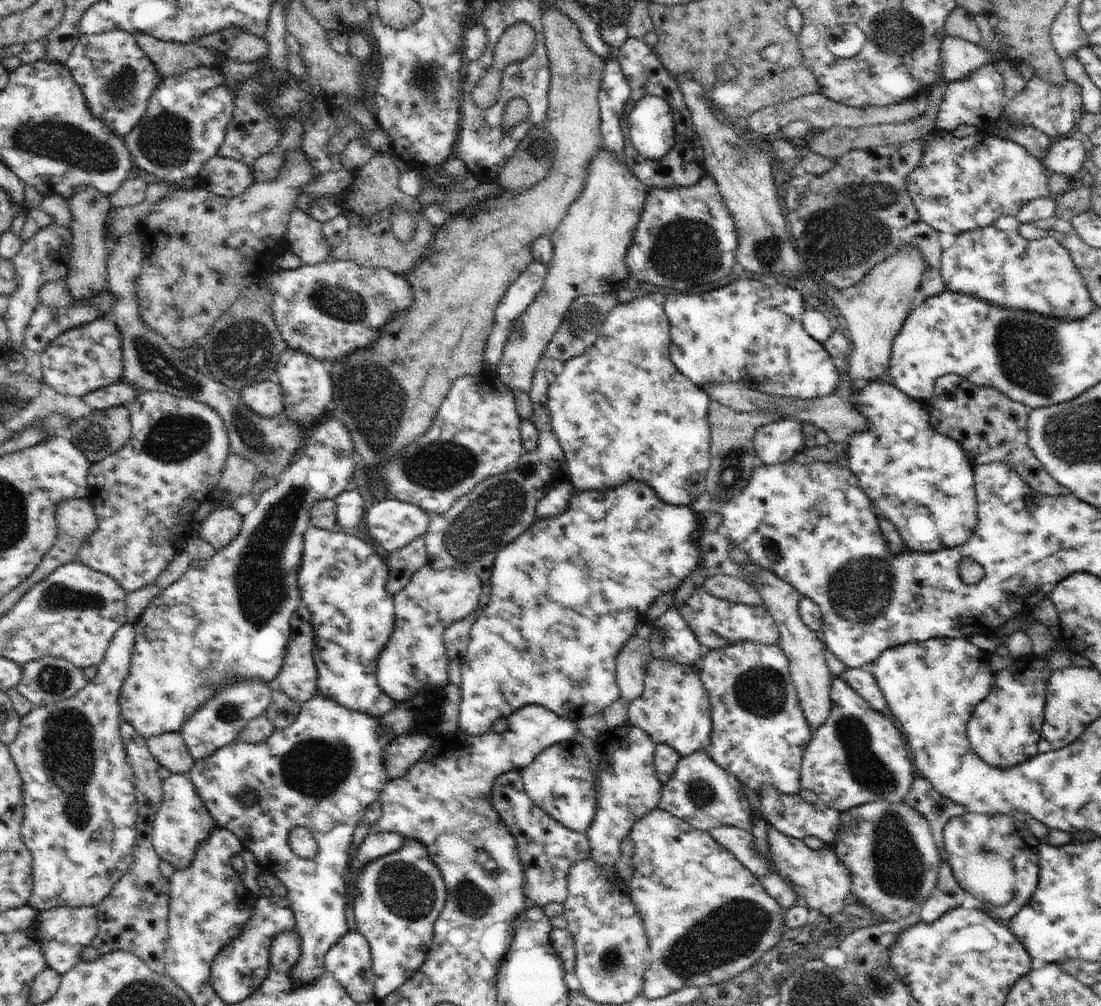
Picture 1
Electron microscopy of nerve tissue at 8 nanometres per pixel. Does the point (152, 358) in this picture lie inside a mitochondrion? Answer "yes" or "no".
yes

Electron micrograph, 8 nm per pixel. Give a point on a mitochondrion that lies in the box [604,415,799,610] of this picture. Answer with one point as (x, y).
(730, 471)

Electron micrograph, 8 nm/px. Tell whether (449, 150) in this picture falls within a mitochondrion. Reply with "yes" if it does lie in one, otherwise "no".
no

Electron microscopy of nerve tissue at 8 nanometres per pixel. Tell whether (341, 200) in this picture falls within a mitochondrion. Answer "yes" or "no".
no

